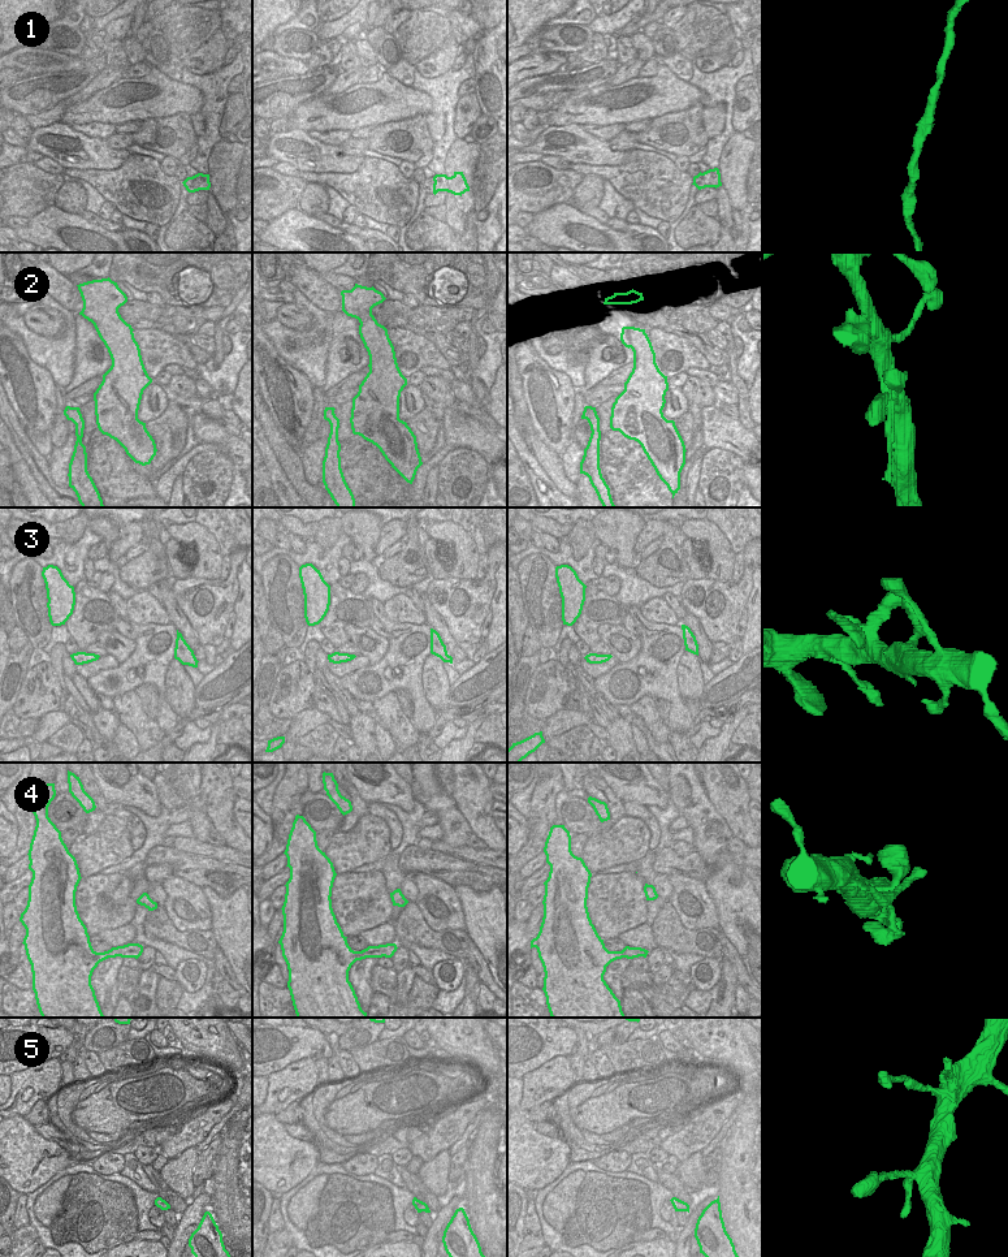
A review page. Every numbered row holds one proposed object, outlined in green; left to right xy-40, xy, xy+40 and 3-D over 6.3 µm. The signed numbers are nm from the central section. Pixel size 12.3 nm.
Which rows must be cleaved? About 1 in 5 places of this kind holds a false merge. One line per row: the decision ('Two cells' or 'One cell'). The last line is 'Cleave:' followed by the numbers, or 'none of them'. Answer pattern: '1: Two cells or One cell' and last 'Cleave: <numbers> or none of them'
1: One cell
2: One cell
3: One cell
4: One cell
5: One cell
Cleave: none of them.

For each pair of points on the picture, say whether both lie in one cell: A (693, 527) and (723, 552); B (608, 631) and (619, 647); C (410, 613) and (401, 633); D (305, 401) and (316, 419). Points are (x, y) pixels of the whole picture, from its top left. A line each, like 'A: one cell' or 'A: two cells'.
A: one cell
B: one cell
C: two cells
D: two cells

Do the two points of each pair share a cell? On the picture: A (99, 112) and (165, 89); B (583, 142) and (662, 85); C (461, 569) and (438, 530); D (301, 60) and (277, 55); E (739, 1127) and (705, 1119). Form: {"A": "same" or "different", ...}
{"A": "same", "B": "different", "C": "same", "D": "same", "E": "different"}

